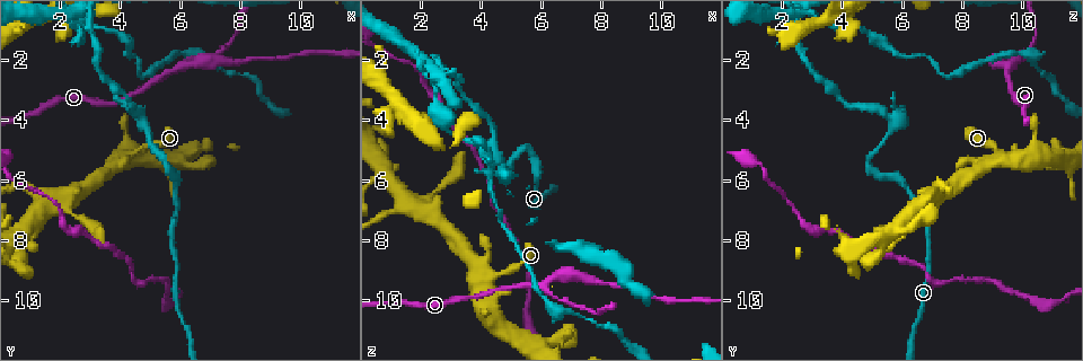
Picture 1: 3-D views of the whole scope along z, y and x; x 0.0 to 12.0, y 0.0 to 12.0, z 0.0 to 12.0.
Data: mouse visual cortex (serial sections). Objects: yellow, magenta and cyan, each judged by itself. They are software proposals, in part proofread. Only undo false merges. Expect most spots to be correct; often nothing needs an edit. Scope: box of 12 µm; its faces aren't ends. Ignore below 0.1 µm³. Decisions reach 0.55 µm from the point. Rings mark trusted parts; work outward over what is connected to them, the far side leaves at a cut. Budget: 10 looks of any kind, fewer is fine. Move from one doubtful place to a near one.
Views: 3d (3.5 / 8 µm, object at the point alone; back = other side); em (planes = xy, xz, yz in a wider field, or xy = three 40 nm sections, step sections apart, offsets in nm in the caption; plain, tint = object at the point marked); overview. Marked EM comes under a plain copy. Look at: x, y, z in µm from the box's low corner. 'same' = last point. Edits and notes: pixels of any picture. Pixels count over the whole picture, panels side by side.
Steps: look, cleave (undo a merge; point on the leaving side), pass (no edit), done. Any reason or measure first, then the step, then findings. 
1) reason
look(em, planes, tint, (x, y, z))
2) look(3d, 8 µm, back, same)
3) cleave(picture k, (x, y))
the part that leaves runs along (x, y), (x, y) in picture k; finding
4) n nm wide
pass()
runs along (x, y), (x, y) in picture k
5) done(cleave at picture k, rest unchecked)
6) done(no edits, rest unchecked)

sudden change in width
look(3d, 3.5 µm, (4.8, 4.1, 5.7))

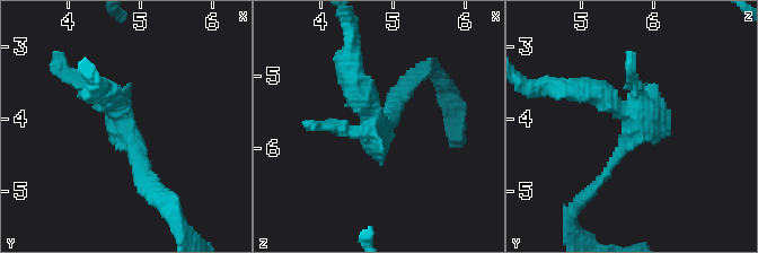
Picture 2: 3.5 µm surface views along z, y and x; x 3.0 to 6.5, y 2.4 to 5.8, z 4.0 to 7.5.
shape alone is not enough
look(em, planes, tint, (4.75, 4.00, 5.70))

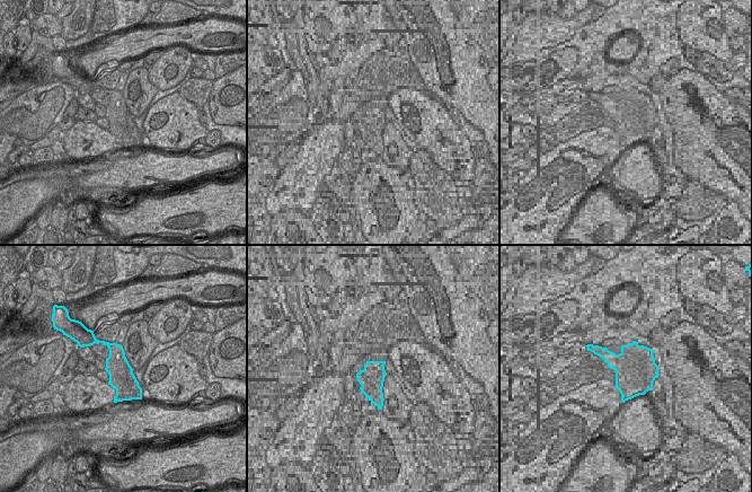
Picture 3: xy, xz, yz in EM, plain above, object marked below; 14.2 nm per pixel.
pass()
runs along (144, 182), (124, 120), (96, 88) in picture 2; one cell here

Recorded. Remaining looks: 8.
branch point
look(3d, 3.5 µm, (6.0, 2.2, 9.6))

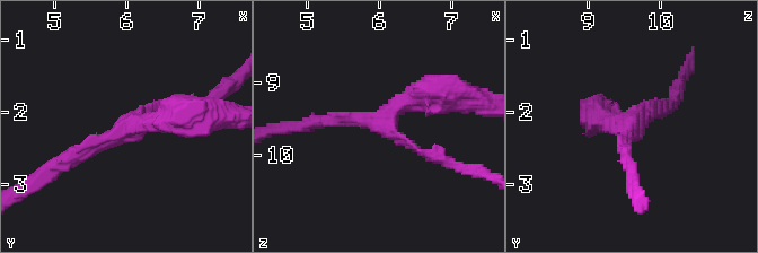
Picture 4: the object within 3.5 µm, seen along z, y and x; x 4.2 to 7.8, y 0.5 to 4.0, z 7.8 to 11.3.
3 arms; arms of 150, 200, 350 nm
look(em, xy, step 5, tint, (6.00, 2.20, 9.55))

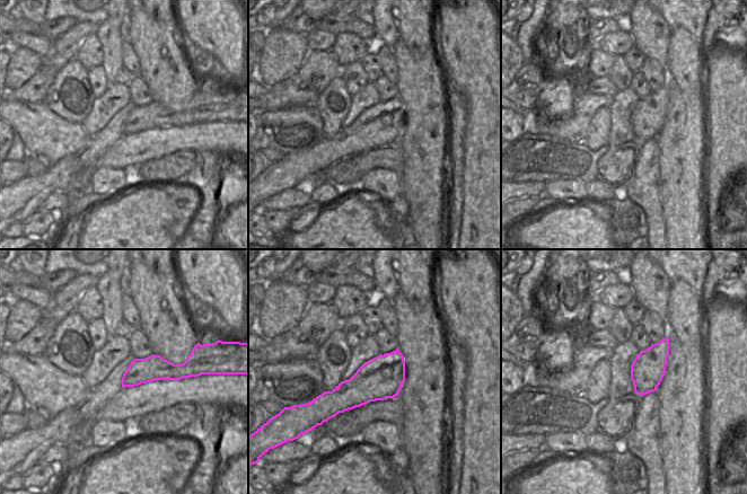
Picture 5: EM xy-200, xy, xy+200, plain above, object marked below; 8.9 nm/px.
pass()
runs along (62, 163), (138, 121), (193, 114) in picture 4; continuous, no second cell

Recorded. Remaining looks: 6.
look(3d, 8 µm, back, (4.3, 5.2, 9.2))

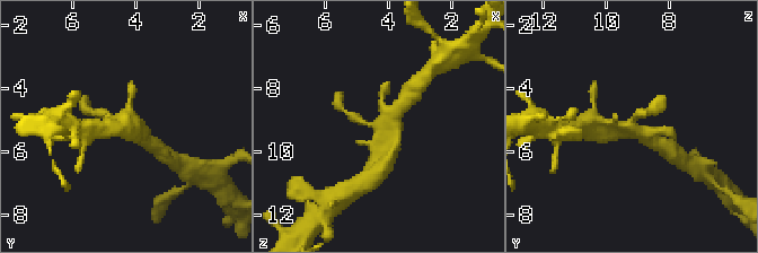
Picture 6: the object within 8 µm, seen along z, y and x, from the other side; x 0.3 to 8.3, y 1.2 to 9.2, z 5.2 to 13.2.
now the EM
look(em, xy, step 1, tint, (4.4, 5.2, 9.1))

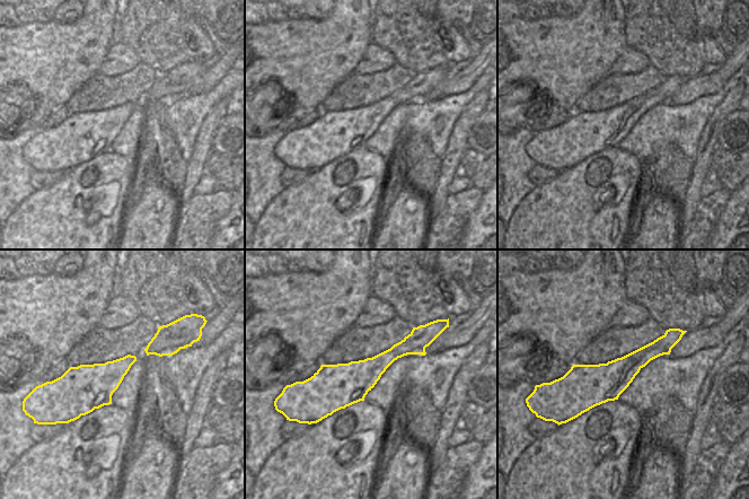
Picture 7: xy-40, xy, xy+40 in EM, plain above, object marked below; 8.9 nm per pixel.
pass()
runs along (97, 113), (119, 120), (147, 141) in picture 6; continuous, no second cell

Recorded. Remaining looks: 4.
look(3d, 3.5 µm, (2.2, 6.8, 6.9))

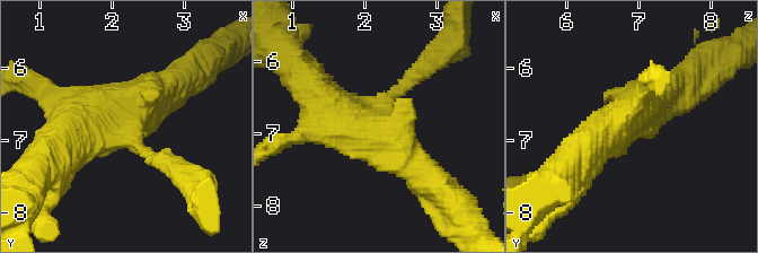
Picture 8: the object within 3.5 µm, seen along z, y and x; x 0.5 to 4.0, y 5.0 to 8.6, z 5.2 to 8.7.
4 arms; arms of 150, 300, 500, 600 nm; need the tissue
look(em, xy, step 5, tint, (2.20, 6.70, 6.90))

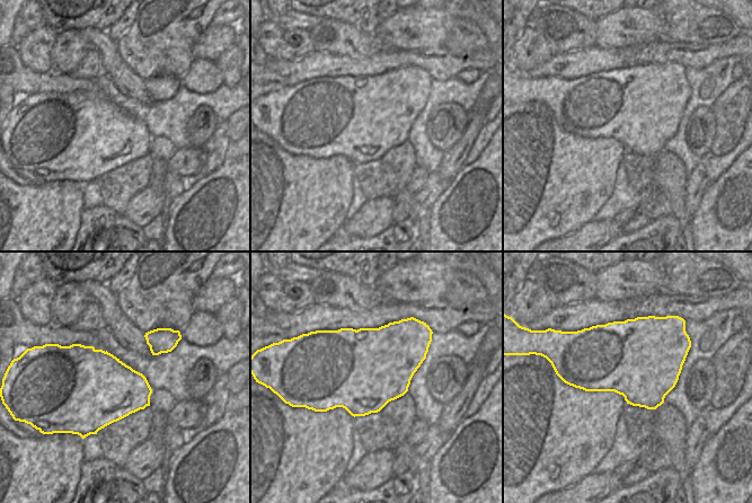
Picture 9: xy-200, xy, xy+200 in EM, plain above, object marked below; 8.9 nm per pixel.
pass()
runs along (433, 184), (322, 103) in picture 8; all the same cell

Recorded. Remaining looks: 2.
done(no edits, rest unchecked)

